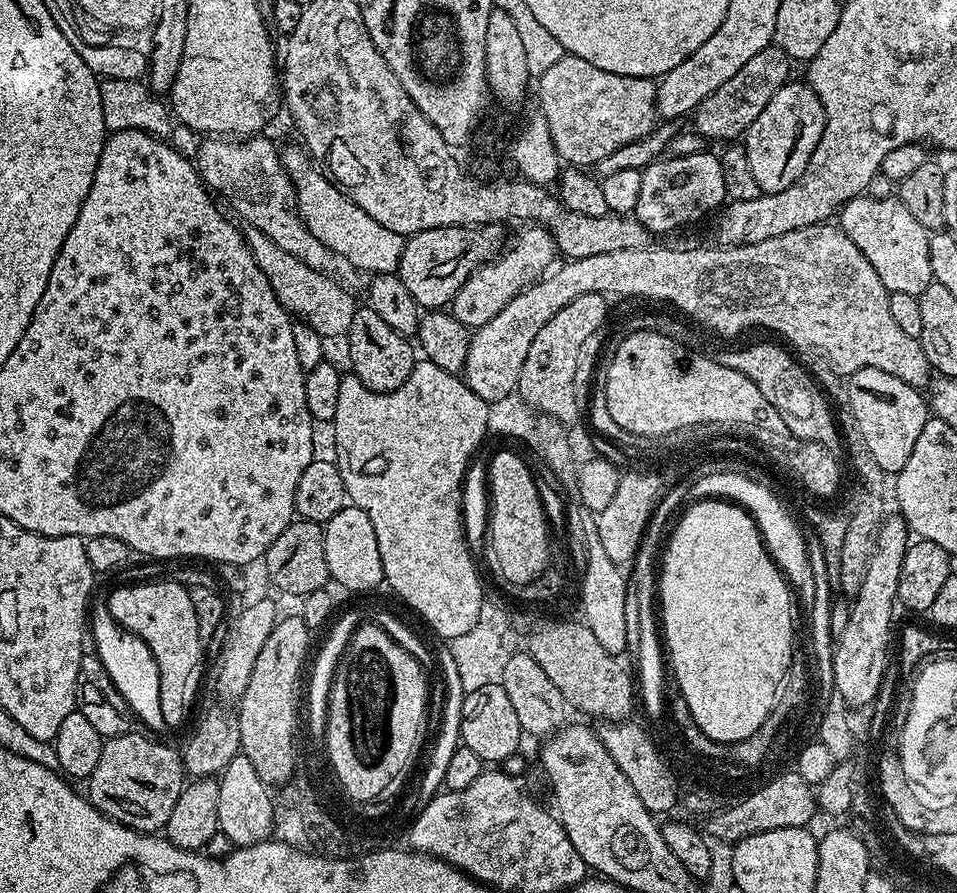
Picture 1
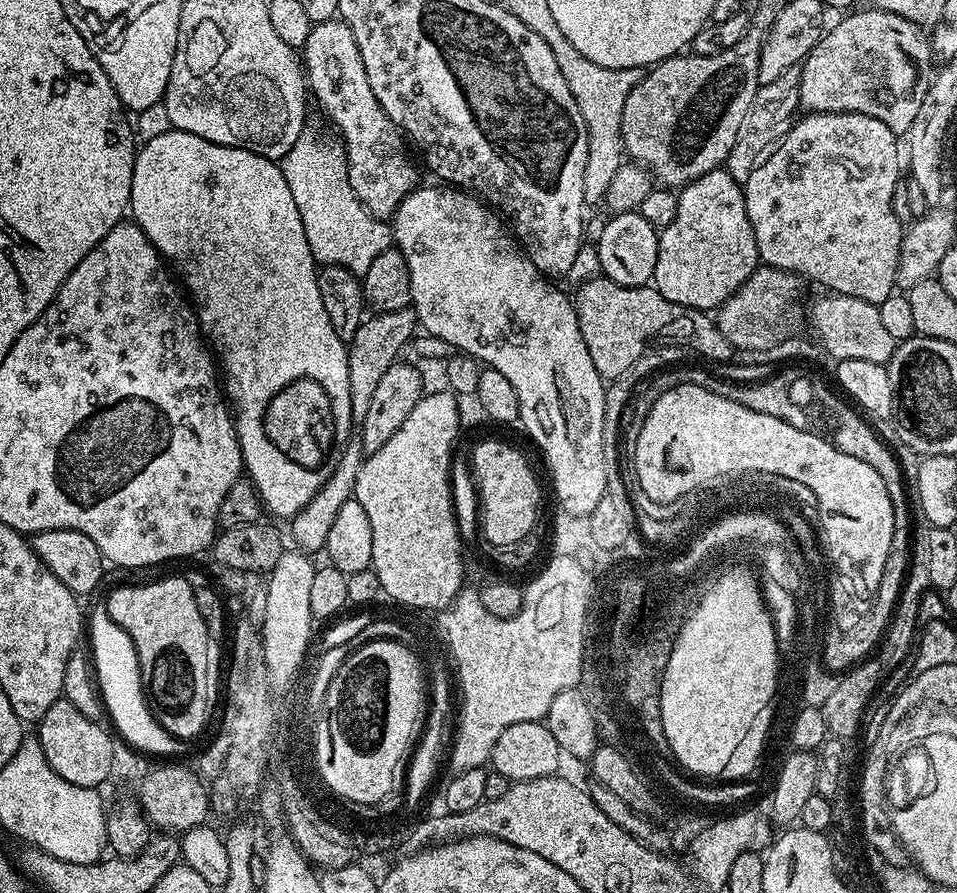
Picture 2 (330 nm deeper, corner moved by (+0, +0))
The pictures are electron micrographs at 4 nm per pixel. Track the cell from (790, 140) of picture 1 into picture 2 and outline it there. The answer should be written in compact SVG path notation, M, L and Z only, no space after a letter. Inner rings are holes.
M869 6L865 12L852 10L845 20L829 27L800 68L800 108L805 113L857 112L878 118L897 134L906 134L922 110L922 98L930 83L933 71L932 47L925 29L893 12Z

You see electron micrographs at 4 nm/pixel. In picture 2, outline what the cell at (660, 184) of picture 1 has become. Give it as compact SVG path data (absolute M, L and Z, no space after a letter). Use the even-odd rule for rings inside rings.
M723 167L710 170L710 174L702 174L702 178L698 178L694 182L690 182L686 185L685 188L679 189L678 210L674 214L674 222L670 222L670 226L659 229L659 234L658 262L654 266L654 274L652 275L654 287L656 291L662 294L662 298L666 298L675 304L680 304L683 308L698 308L701 310L715 310L719 308L720 305L726 303L726 301L747 282L750 278L750 274L755 272L761 263L758 246L754 238L754 230L750 226L750 218L746 214L746 202L744 201L744 190L741 181L735 180Z

